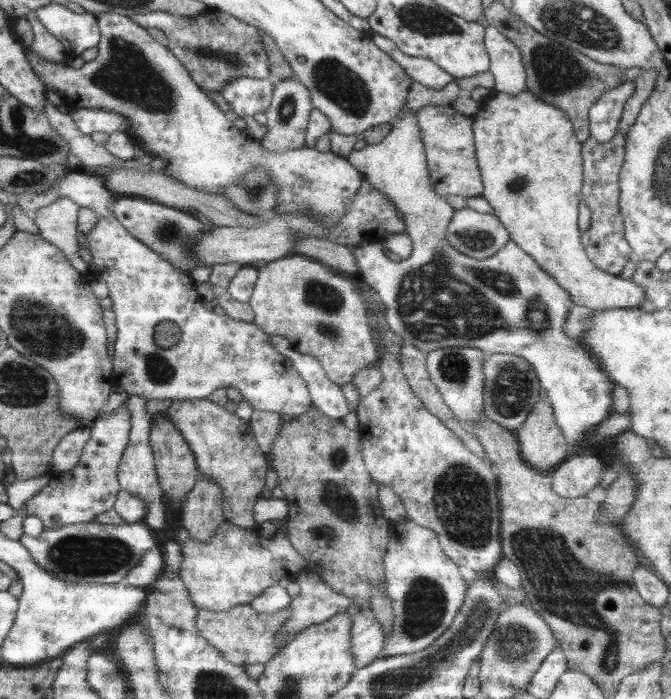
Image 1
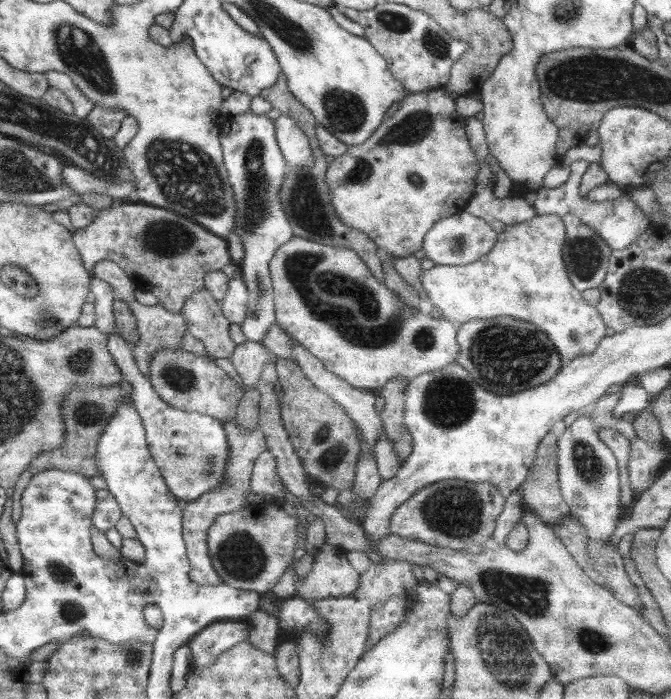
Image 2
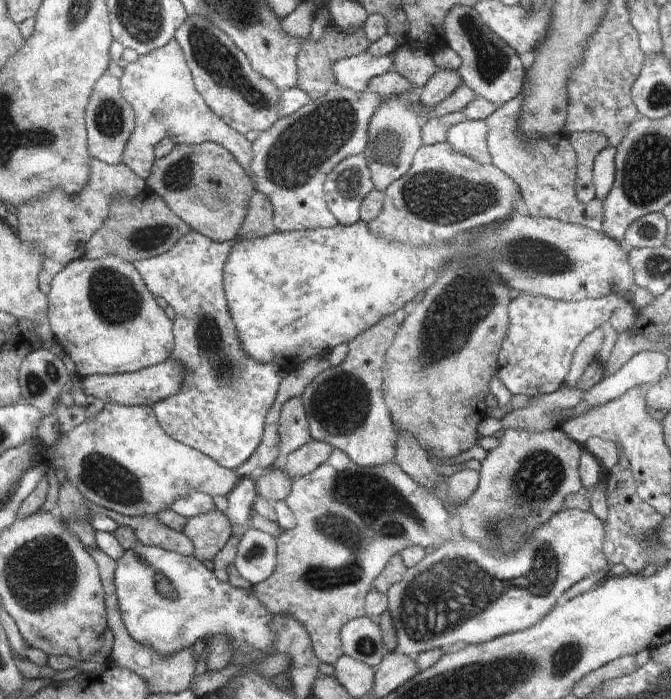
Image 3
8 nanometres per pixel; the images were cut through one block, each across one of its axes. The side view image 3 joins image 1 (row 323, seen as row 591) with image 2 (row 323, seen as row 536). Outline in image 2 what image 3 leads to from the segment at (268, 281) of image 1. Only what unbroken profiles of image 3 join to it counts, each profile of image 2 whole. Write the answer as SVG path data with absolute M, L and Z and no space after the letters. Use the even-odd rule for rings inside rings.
M294 236L286 244L280 246L276 250L274 256L269 262L269 271L273 282L274 291L274 312L280 328L294 340L297 340L304 348L308 349L312 356L322 361L324 368L342 378L354 386L354 388L362 388L374 392L374 390L382 388L390 379L404 377L406 380L412 379L424 372L432 370L440 370L448 364L452 364L457 360L459 346L456 340L457 328L446 317L432 316L419 307L410 307L402 301L398 301L398 297L390 290L384 282L380 282L372 276L370 269L364 264L364 261L351 248L334 247L332 245L324 245L302 239Z

